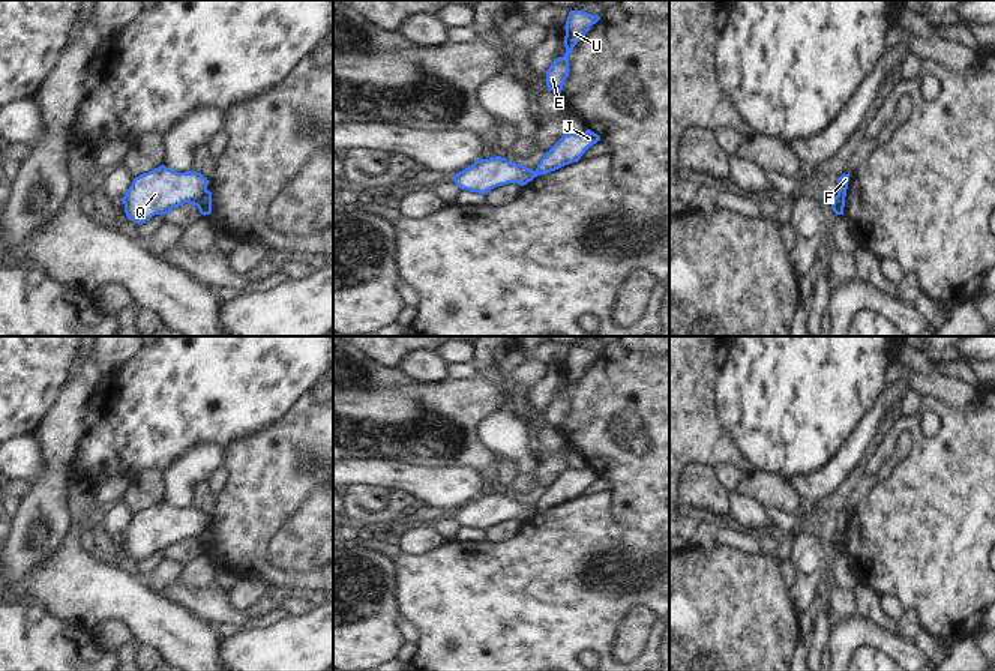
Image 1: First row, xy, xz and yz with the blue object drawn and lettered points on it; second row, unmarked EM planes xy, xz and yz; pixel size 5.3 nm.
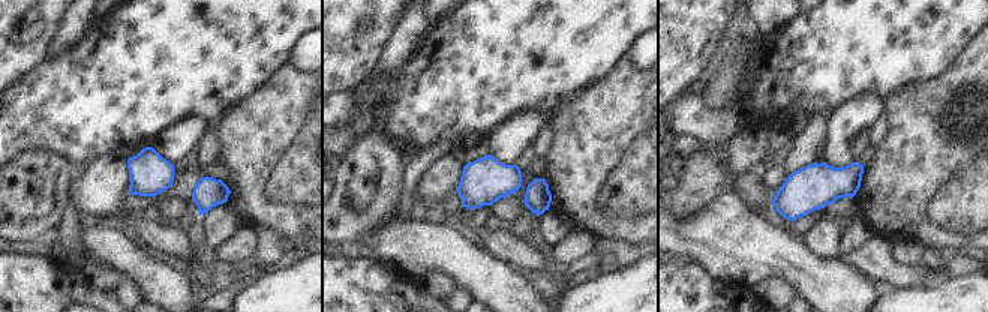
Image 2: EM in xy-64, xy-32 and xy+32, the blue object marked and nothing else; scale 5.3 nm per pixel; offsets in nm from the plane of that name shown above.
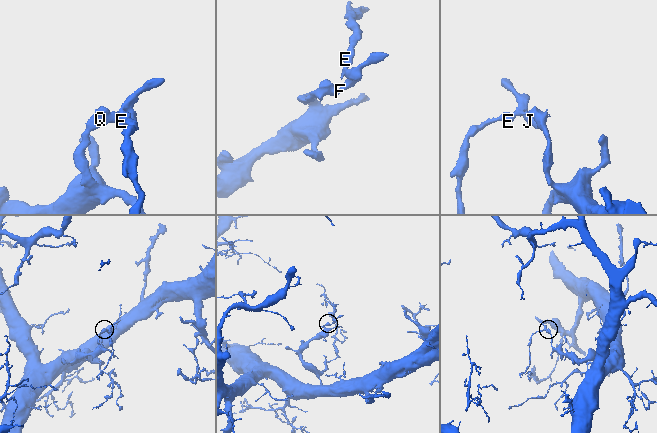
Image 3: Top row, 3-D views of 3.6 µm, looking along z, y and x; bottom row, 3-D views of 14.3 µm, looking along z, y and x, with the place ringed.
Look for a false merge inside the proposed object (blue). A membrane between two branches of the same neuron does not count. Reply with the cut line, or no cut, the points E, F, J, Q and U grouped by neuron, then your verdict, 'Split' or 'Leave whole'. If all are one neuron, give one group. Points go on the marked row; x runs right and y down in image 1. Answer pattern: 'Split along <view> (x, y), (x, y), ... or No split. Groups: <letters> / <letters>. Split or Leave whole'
Split along xy (207, 191), (195, 204). Groups: E J U / F Q. Split.

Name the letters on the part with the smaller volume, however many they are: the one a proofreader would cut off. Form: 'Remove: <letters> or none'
Remove: E, J, U.

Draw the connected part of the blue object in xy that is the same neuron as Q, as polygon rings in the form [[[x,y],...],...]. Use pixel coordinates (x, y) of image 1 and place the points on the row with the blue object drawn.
[[[161,165],[135,177],[120,201],[126,216],[140,225],[185,203],[197,206],[207,192],[207,185],[209,180],[201,173],[176,173]]]

